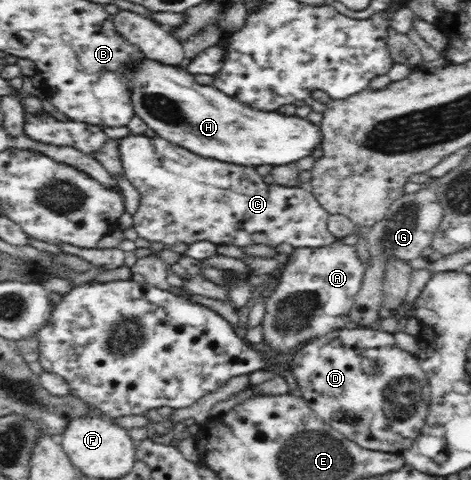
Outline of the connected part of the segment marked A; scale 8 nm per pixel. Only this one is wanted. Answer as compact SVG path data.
M340 238L328 247L296 248L289 254L288 261L281 267L281 275L276 289L271 291L269 296L264 297L266 313L261 323L263 340L272 347L272 351L286 355L296 351L300 343L302 347L304 343L308 343L312 339L344 327L345 318L351 311L355 297L360 291L364 271L366 271L366 266L360 260L356 247L346 245Z

